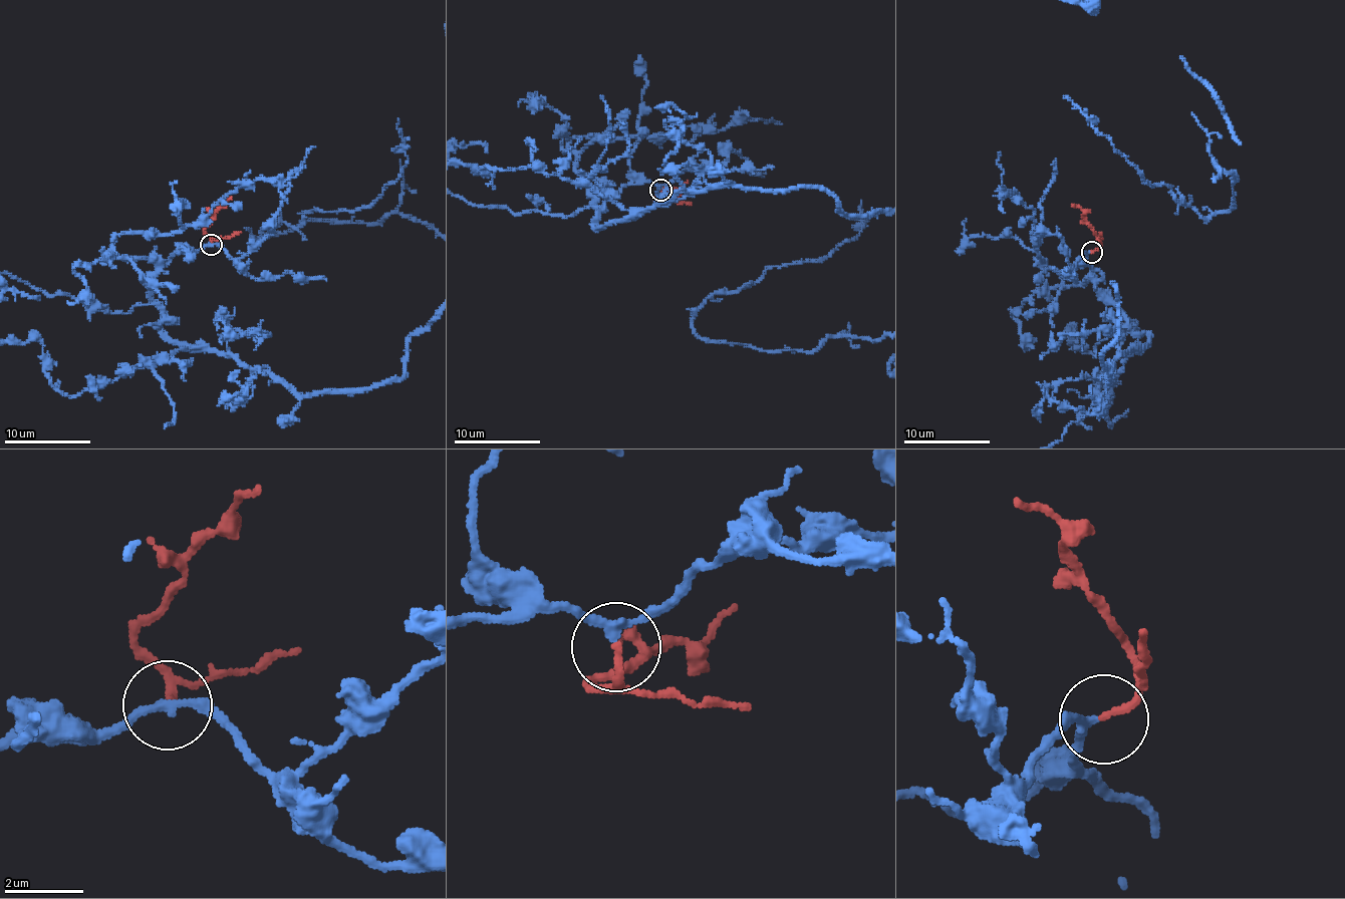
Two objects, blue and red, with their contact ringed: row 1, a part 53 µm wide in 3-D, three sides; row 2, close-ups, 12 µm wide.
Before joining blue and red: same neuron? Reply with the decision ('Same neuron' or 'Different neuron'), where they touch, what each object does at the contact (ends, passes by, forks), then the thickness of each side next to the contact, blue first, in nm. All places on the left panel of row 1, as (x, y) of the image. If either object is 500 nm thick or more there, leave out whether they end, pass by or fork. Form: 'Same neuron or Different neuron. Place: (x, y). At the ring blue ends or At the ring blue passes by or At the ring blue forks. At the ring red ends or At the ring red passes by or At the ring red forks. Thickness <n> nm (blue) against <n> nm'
Same neuron. Place: (211, 245). At the ring blue passes by. At the ring red ends. Thickness 200 nm (blue) against 190 nm

